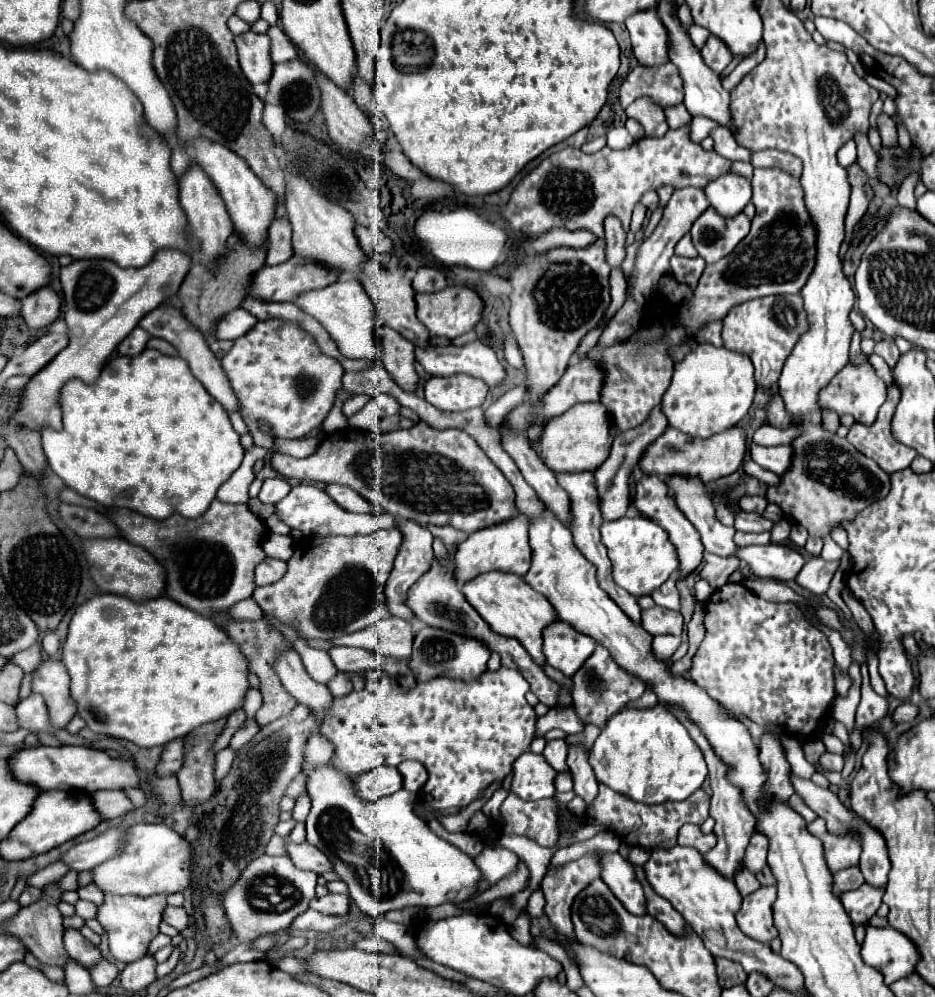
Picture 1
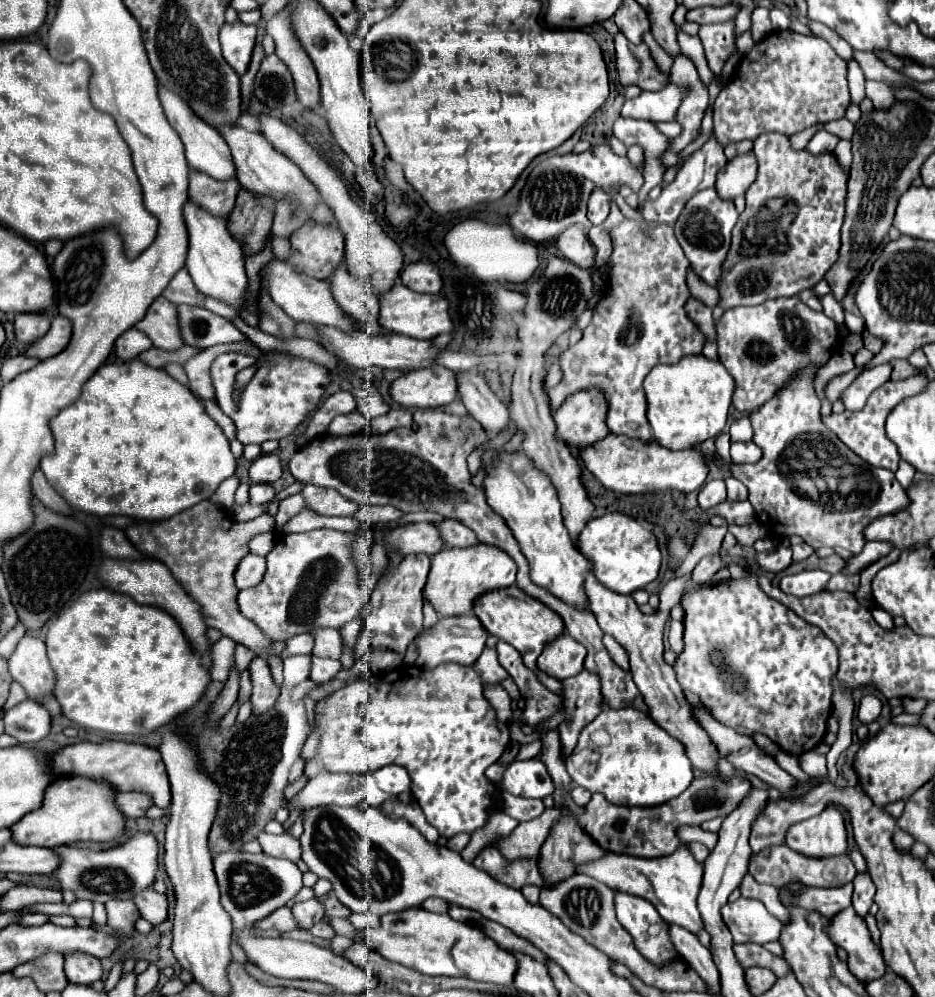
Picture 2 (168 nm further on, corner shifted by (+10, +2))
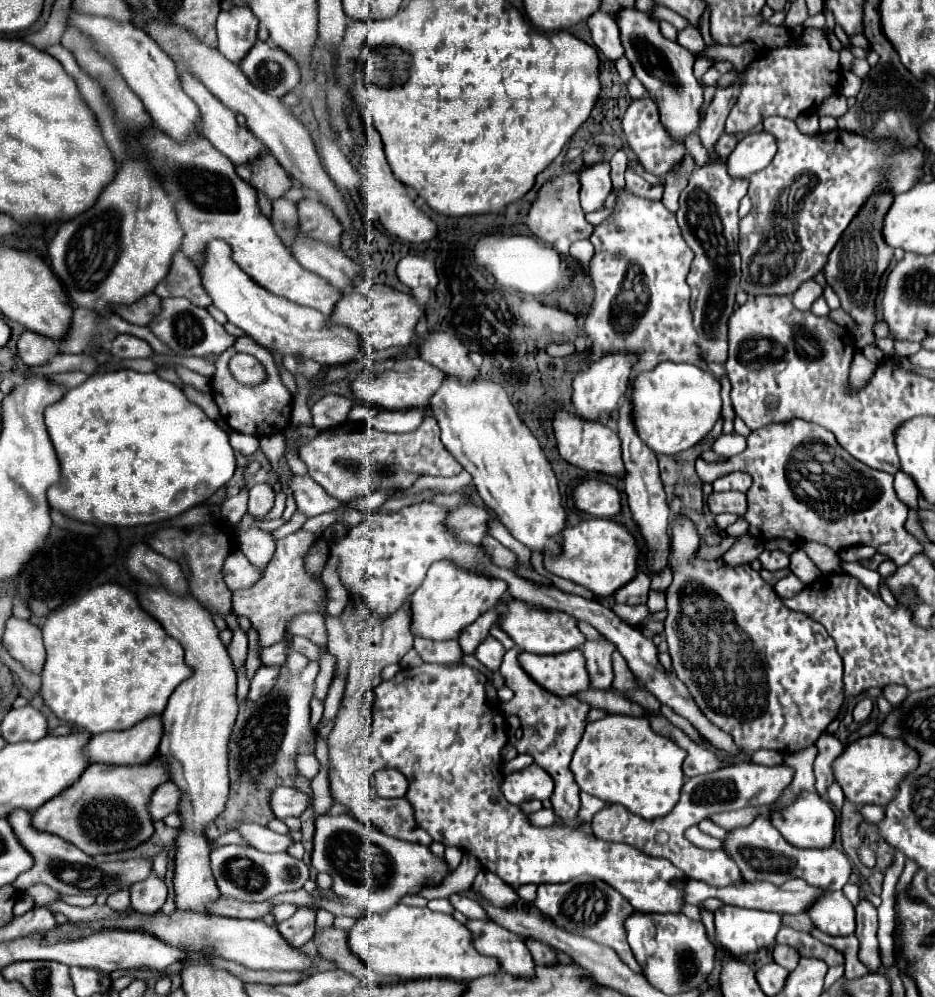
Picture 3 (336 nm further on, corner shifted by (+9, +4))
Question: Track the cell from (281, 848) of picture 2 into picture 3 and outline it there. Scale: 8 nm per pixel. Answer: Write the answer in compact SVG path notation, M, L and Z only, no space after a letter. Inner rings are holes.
M242 823L242 827L238 827L238 831L254 849L264 851L264 853L286 851L294 843L290 835L280 835L280 833L270 831L268 827L254 825L254 823Z

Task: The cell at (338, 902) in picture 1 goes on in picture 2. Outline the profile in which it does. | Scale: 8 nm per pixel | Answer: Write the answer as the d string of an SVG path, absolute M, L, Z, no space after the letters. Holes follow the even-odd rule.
M317 899L297 903L291 911L299 929L311 929L315 923L319 923L325 917L325 909Z

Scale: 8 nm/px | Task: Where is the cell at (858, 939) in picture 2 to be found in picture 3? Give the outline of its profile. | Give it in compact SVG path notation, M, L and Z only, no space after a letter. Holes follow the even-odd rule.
M828 891L826 895L822 895L822 899L818 899L814 907L810 907L808 915L820 931L832 937L848 937L856 929L854 907L842 891Z

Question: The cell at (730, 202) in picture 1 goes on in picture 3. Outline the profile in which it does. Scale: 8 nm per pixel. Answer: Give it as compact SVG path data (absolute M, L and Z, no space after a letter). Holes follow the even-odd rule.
M754 131L746 135L726 159L728 173L734 179L748 179L752 173L762 171L772 161L774 153L776 153L774 137L764 131Z

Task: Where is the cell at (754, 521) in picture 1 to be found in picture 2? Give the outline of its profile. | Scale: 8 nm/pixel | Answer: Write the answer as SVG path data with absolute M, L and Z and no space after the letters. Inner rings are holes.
M709 481L709 483L705 483L705 487L697 495L697 501L699 501L701 509L715 507L715 505L723 503L725 499L727 499L727 495L725 495L725 483L723 481Z

